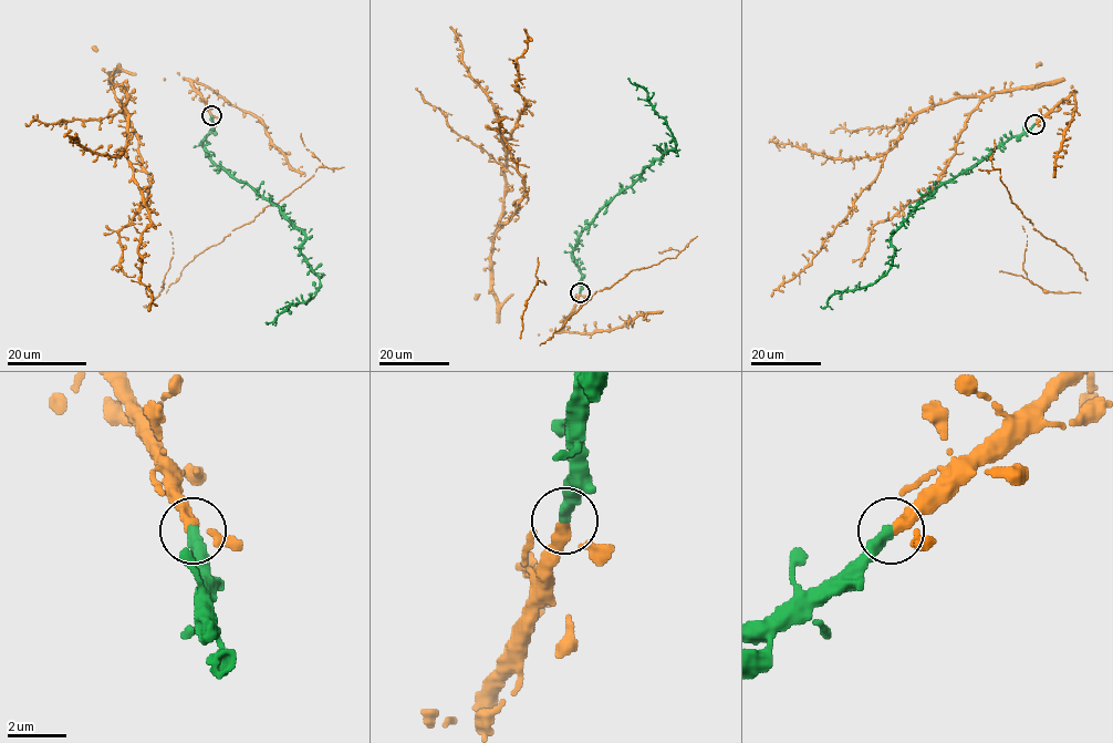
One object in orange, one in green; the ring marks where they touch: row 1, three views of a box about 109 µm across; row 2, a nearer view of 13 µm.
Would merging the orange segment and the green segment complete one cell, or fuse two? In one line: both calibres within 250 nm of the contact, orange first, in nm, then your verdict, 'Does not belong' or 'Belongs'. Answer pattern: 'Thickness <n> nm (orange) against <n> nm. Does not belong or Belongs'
Thickness 280 nm (orange) against 400 nm. Belongs

